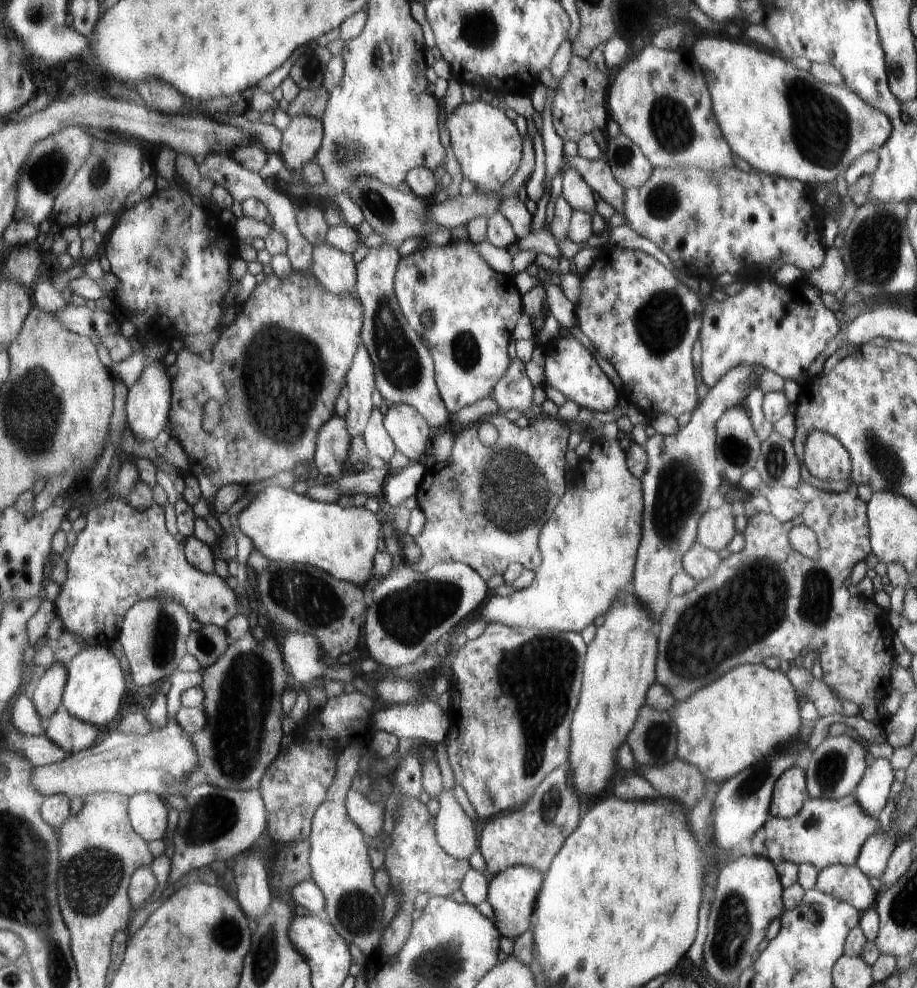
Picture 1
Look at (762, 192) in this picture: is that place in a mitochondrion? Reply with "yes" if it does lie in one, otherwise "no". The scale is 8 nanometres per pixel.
no

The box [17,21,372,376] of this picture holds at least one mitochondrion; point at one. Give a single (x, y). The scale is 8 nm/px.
(46, 173)

